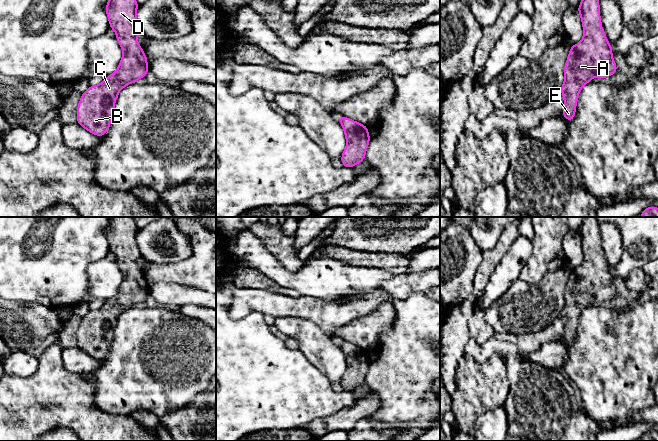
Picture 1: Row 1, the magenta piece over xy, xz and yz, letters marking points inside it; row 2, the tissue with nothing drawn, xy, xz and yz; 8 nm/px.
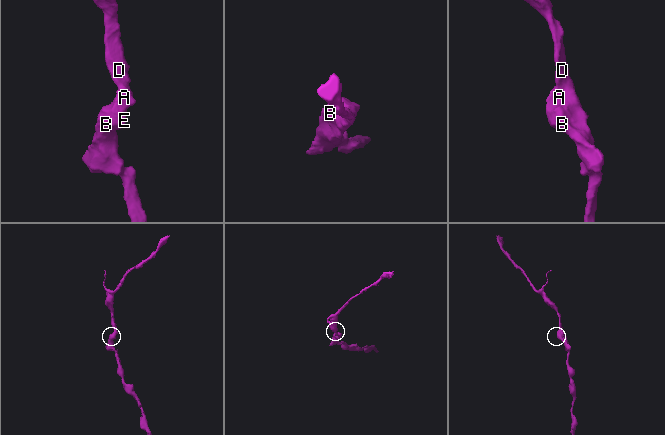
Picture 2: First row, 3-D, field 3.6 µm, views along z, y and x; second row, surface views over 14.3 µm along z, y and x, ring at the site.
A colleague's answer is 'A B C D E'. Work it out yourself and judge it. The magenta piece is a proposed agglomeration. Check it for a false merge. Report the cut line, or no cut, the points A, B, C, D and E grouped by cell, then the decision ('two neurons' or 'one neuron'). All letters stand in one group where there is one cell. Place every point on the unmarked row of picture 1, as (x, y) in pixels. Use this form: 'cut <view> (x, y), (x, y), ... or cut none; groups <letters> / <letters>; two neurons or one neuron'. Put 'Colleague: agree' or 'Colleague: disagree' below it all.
cut none; groups A B C D E; one neuron
Colleague: agree

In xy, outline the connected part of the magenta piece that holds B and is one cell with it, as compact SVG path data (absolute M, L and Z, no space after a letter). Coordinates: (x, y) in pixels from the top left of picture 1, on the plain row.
M111 217L105 231L123 279L118 293L101 308L89 310L77 330L77 347L100 361L109 353L119 315L145 301L149 294L147 281L136 264L142 258L136 242L138 231L133 217Z

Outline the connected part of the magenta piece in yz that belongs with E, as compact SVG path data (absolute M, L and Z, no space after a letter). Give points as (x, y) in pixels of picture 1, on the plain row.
M585 217L577 234L581 240L584 260L577 269L571 269L564 291L565 304L560 313L560 317L564 320L562 338L567 345L574 343L578 319L586 307L591 306L595 299L599 303L603 303L617 296L617 290L612 281L613 272L610 270L605 256L602 253L599 223L596 218Z

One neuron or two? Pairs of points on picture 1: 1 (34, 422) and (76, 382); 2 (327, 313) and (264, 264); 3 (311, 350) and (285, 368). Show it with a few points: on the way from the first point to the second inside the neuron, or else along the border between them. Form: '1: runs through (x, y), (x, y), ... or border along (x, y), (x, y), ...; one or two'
1: runs through (45, 411), (49, 410), (65, 393); one
2: border along (301, 295), (328, 301); two
3: border along (298, 349), (320, 371); two

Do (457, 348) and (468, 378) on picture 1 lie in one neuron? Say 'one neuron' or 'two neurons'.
two neurons

